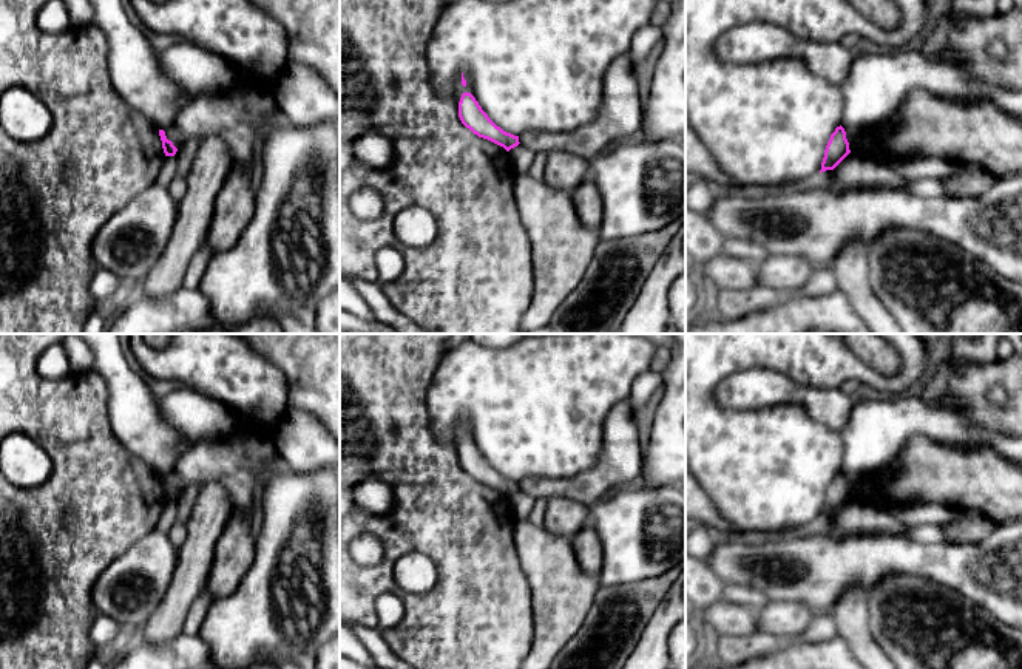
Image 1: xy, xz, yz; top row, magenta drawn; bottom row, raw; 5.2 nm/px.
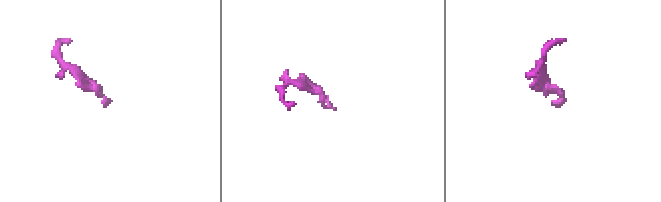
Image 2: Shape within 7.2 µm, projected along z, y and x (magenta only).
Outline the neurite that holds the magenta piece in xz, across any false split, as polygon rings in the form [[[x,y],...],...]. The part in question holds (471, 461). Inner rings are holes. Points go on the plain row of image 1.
[[[471,439],[462,440],[459,448],[459,464],[474,481],[503,493],[506,498],[520,490],[519,482],[503,477],[488,464]]]

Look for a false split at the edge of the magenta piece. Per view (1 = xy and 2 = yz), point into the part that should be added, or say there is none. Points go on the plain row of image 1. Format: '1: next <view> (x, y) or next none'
1: next none
2: next none

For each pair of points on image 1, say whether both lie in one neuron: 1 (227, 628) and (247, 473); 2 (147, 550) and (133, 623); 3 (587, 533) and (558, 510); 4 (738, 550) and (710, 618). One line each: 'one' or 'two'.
1: two
2: one
3: one
4: two

